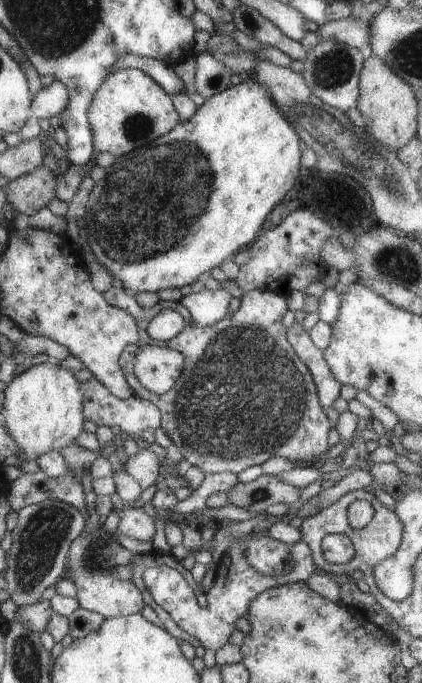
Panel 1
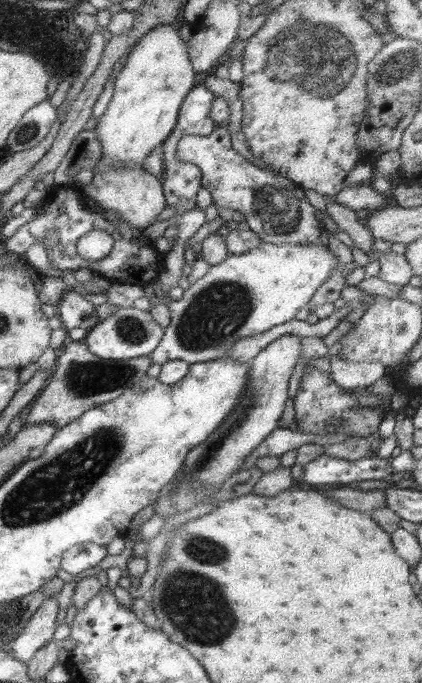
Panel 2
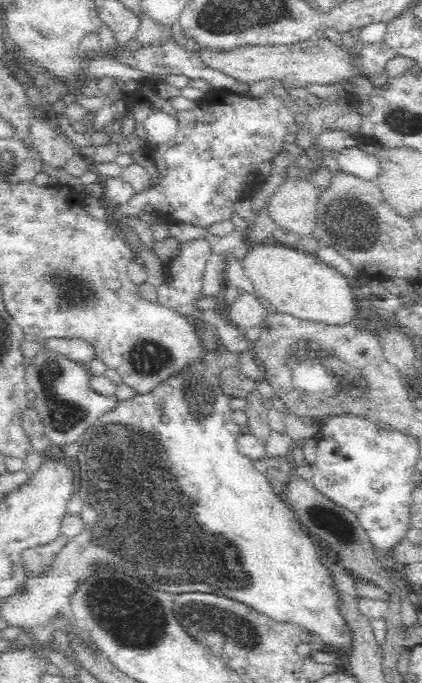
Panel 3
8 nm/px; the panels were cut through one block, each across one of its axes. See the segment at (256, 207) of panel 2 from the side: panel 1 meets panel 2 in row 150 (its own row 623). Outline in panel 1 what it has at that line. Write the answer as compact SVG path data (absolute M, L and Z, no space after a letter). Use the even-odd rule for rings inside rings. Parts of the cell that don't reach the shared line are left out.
M267 530L260 533L252 532L234 539L222 555L215 568L214 586L207 591L207 604L205 607L196 602L195 594L191 584L176 570L167 566L148 567L143 570L142 580L154 599L154 602L163 608L174 620L175 623L193 637L196 637L199 644L205 649L217 651L228 644L230 634L236 630L236 620L246 616L250 603L265 590L272 587L289 585L292 583L307 582L317 569L310 547L300 541L293 544L291 553L294 566L290 573L281 577L263 575L251 568L245 559L245 542L254 535L267 535Z

